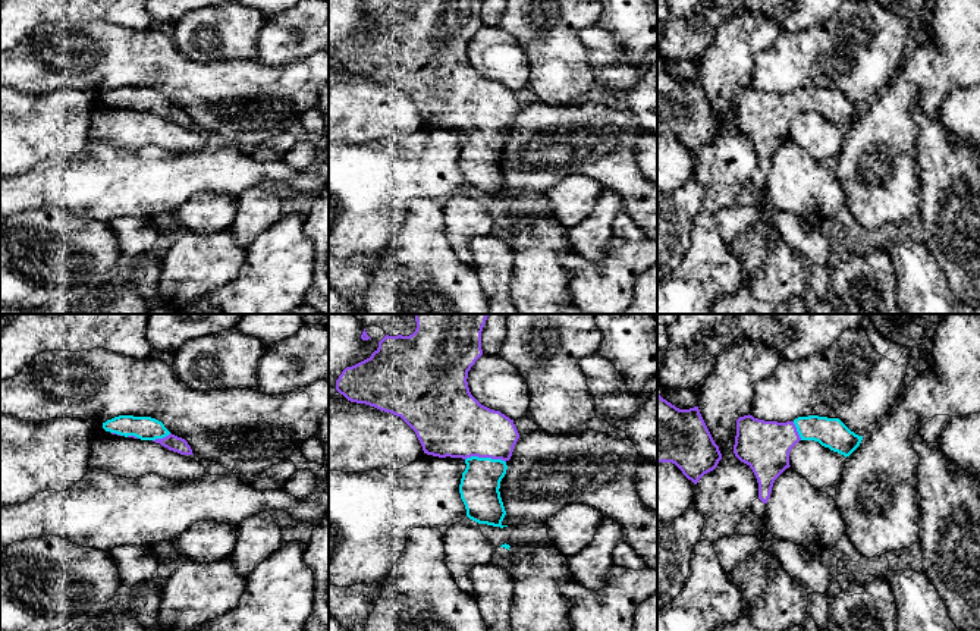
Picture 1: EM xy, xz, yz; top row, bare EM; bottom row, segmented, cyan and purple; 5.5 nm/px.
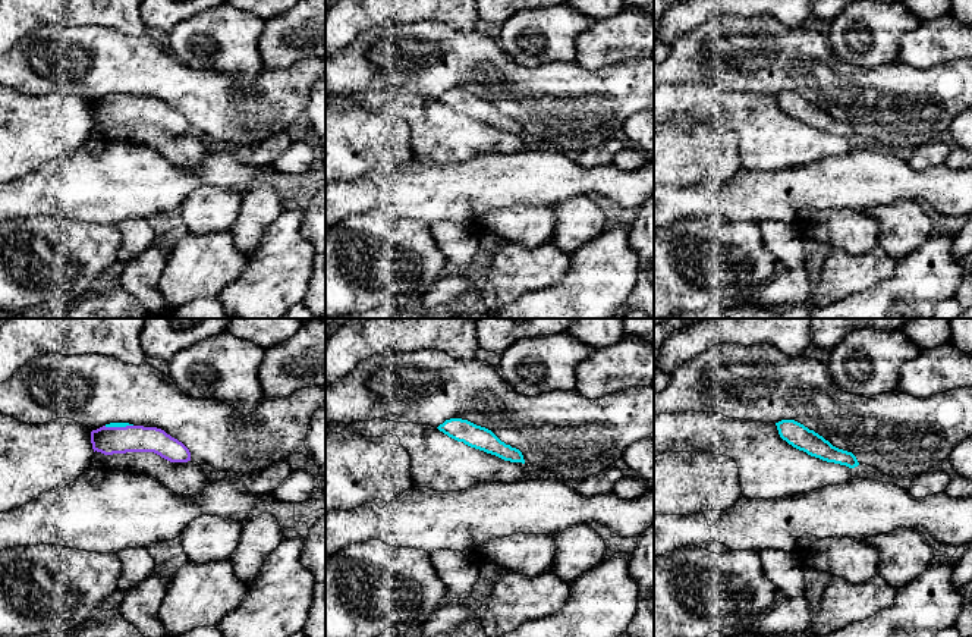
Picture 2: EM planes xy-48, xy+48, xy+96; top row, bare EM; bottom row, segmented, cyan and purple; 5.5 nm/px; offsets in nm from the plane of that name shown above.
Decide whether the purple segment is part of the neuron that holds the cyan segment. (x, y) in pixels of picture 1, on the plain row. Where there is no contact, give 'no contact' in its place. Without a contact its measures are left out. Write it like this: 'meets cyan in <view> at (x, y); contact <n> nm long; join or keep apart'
meets cyan in xz at (486, 129); contact 220 nm long; join

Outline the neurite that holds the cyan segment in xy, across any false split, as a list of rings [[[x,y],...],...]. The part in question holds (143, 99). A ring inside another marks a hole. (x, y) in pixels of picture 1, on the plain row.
[[[119,87],[103,94],[111,106],[153,112],[180,126],[194,126],[188,113],[172,106],[161,92],[151,88]]]

